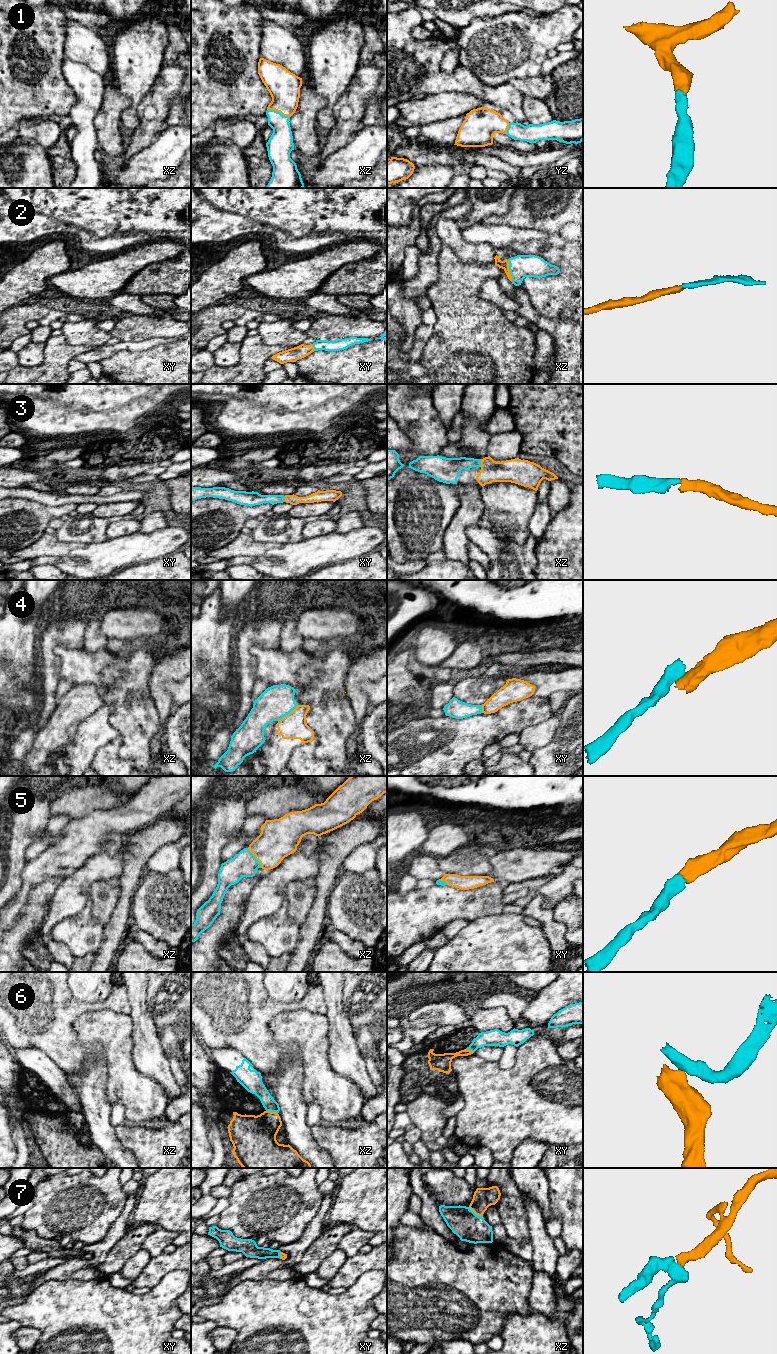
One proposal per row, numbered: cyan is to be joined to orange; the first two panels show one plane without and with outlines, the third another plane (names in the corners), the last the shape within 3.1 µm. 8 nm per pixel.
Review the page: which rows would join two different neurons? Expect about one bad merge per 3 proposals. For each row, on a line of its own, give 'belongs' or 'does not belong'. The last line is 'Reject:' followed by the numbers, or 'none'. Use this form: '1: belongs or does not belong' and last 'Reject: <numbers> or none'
1: belongs
2: belongs
3: belongs
4: does not belong
5: belongs
6: does not belong
7: belongs
Reject: 4, 6

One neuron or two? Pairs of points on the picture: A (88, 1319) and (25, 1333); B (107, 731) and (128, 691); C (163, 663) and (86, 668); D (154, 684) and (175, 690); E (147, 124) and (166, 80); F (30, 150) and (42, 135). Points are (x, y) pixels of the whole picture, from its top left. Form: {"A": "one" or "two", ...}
{"A": "two", "B": "two", "C": "two", "D": "two", "E": "one", "F": "two"}

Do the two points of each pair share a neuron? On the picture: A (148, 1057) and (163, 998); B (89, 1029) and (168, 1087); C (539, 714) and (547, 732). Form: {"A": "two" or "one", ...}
{"A": "two", "B": "two", "C": "two"}

